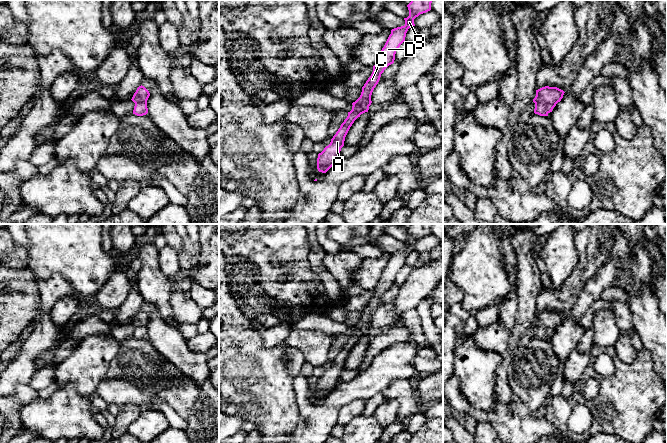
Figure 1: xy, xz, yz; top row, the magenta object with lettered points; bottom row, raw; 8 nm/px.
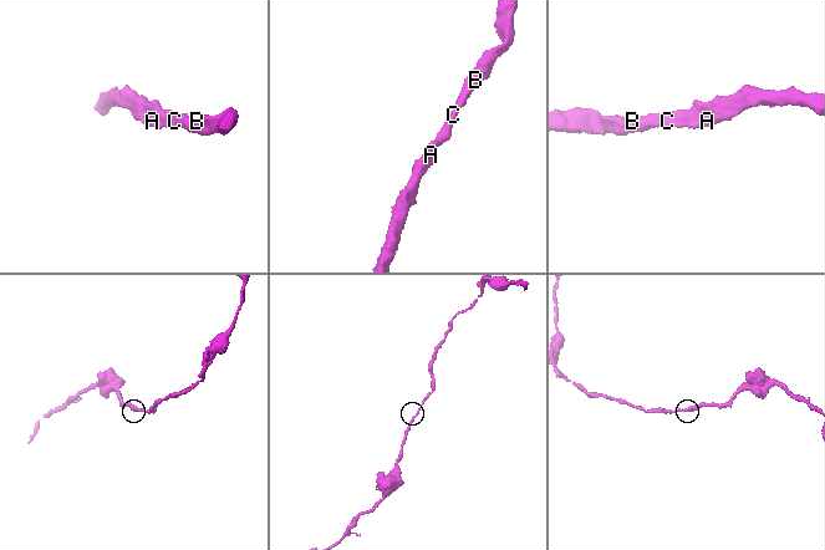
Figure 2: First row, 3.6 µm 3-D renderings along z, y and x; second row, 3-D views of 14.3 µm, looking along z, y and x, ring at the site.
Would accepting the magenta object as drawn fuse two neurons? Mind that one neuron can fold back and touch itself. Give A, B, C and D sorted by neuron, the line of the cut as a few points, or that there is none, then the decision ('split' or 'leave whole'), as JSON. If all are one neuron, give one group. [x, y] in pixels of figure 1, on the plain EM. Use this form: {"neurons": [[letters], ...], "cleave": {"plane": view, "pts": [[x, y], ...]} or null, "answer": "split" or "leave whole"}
{"neurons": [["A", "B", "C", "D"]], "cleave": null, "answer": "leave whole"}

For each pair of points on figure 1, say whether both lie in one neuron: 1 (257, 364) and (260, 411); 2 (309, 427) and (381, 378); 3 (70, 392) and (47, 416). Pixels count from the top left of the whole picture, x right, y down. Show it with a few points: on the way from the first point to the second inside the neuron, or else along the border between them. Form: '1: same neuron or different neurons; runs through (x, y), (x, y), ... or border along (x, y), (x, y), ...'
1: same neuron; runs through (257, 376), (260, 399)
2: same neuron; runs through (327, 410), (345, 392), (363, 387)
3: same neuron; runs through (65, 398), (53, 410)

